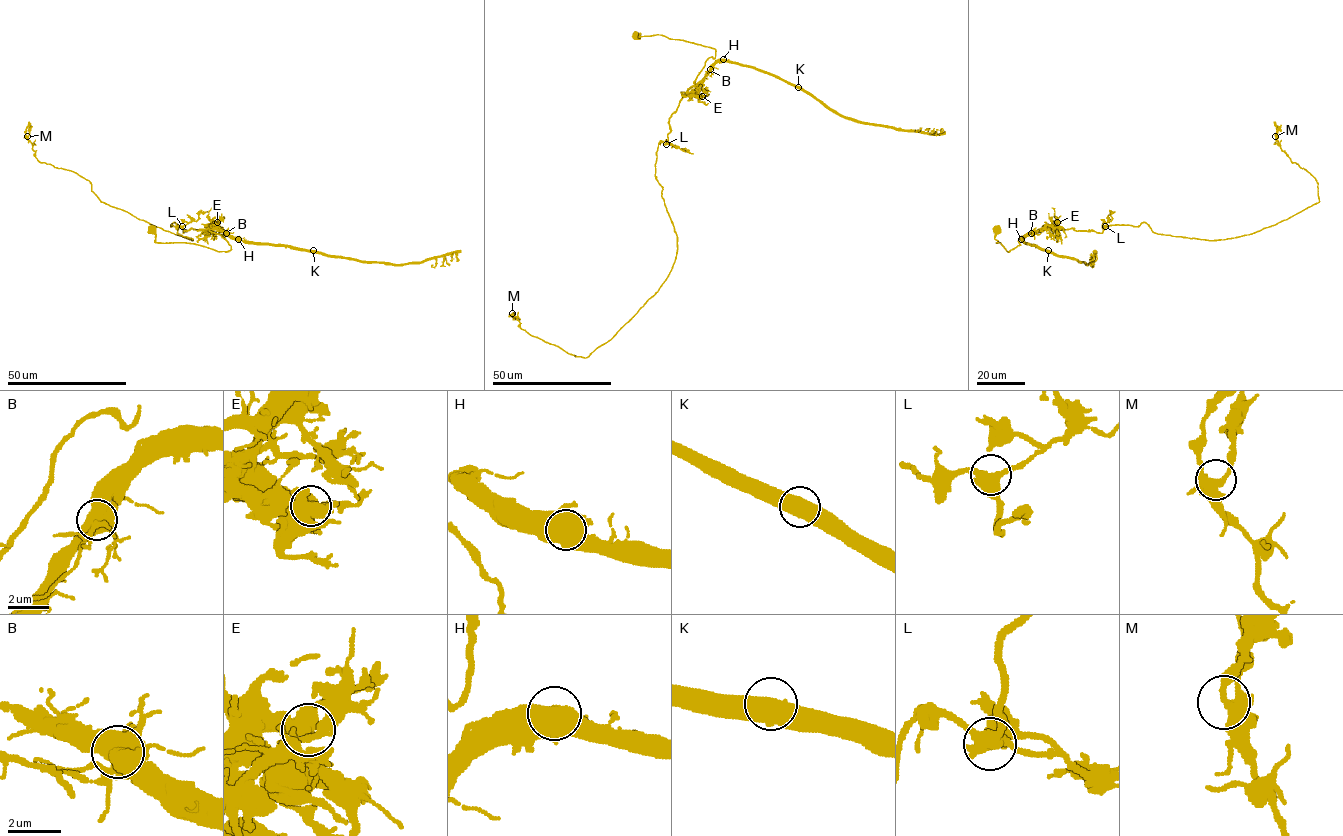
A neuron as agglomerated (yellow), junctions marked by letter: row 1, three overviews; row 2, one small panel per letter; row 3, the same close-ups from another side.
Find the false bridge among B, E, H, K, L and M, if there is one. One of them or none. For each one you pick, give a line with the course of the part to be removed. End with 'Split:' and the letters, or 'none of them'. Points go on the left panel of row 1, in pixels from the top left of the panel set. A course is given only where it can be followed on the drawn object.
B: course (226, 232), (170, 225), (193, 240), (102, 202), (88, 180), (37, 159), (29, 121)
Split: B

